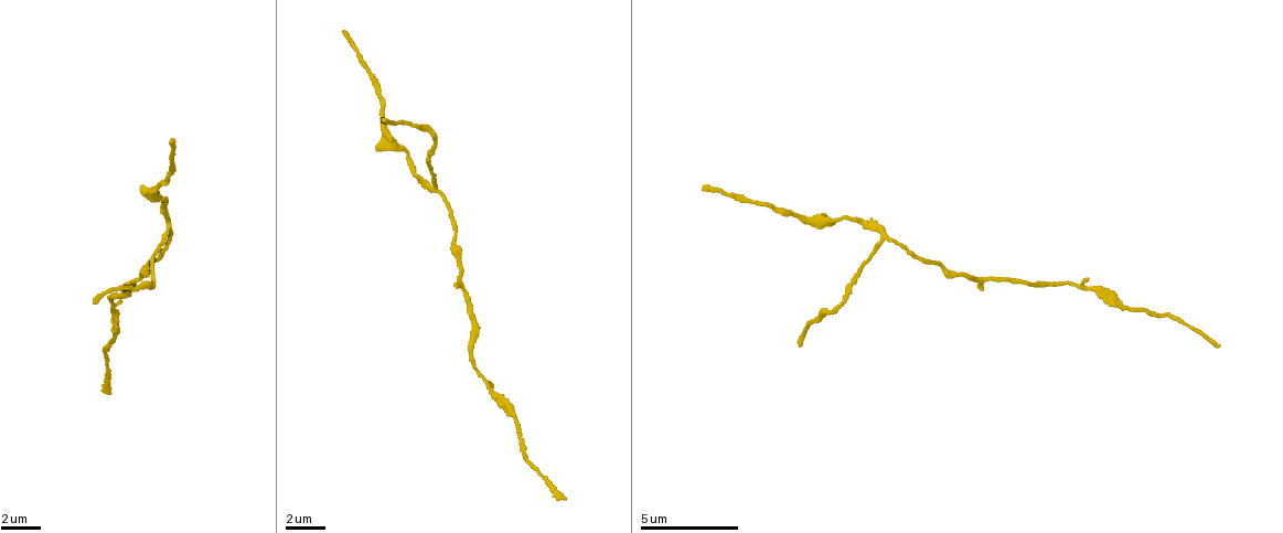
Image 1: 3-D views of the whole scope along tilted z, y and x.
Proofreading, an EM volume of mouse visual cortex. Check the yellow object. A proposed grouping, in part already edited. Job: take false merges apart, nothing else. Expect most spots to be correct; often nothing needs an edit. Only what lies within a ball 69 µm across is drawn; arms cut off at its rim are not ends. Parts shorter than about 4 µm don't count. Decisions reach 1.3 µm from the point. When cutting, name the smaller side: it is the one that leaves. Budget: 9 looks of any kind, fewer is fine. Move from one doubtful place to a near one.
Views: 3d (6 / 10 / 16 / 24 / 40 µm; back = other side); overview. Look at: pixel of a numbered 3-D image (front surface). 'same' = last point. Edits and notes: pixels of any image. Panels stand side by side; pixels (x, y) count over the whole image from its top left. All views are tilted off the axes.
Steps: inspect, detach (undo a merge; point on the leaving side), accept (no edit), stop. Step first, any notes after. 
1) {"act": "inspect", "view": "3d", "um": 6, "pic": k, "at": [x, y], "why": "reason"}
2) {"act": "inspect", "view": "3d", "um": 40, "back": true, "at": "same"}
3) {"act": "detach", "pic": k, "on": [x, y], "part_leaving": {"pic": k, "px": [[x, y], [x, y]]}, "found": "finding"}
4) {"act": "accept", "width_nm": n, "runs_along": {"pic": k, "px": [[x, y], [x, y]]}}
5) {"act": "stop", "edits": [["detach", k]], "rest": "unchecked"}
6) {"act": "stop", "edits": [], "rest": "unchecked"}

{"act": "inspect", "view": "3d", "um": 10, "pic": 1, "at": [110, 310], "why": "calibre changes"}

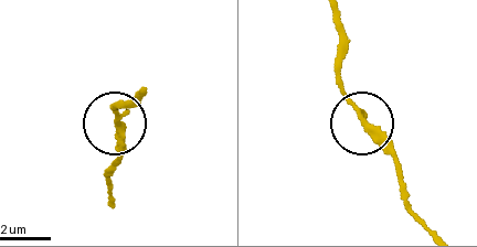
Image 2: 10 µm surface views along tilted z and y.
{"act": "accept", "width_nm": 230, "found": "all the same cell"}

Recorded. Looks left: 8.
{"act": "inspect", "view": "3d", "um": 16, "pic": 1, "at": [883, 236], "why": "three arms meet"}

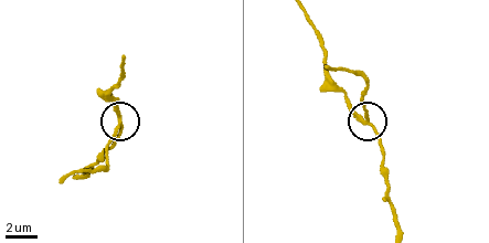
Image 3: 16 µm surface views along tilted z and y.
{"act": "inspect", "view": "3d", "um": 16, "back": true, "at": "same", "why": "from behind"}

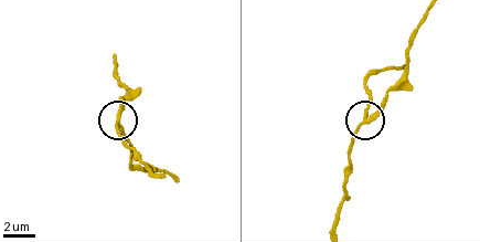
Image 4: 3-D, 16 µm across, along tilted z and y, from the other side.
{"act": "detach", "pic": 4, "on": [370, 104], "width_nm": 210, "part_leaving": {"pic": 4, "px": [[118, 122], [135, 167], [168, 171], [178, 179]]}, "found": "a second cell is stuck on"}

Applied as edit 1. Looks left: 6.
{"act": "inspect", "view": "overview", "why": "redraw"}

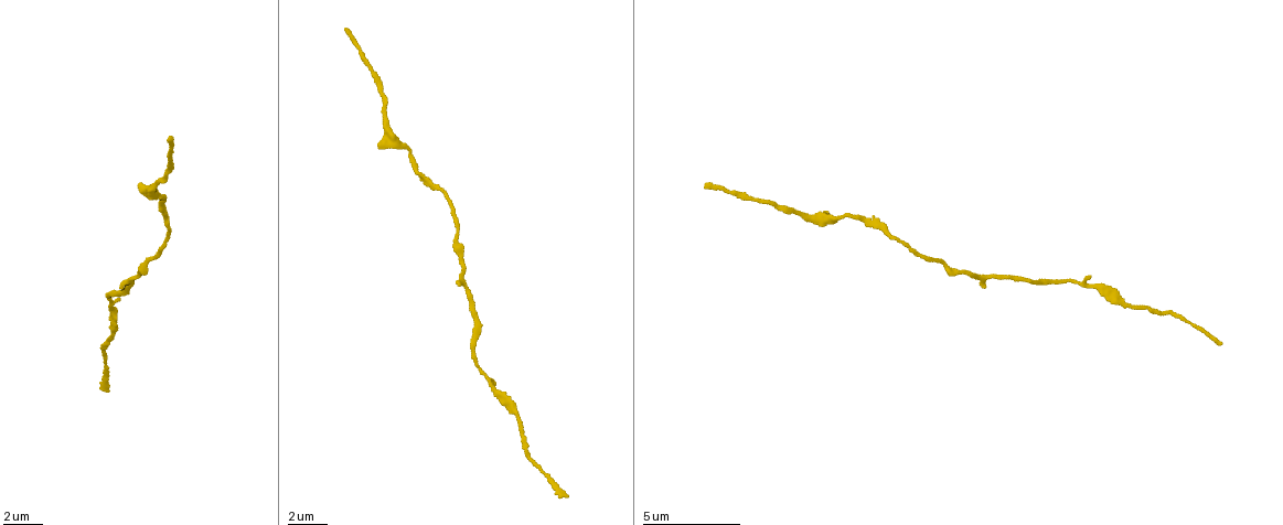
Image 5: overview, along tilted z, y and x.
{"act": "inspect", "view": "3d", "um": 10, "pic": 5, "at": [460, 261]}

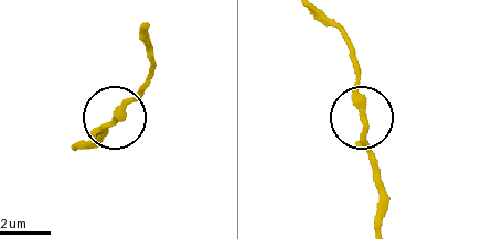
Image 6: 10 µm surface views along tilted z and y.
{"act": "accept", "width_nm": 240, "found": "one cell here"}

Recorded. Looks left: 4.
{"act": "inspect", "view": "3d", "um": 16, "pic": 5, "at": [799, 212], "why": "sudden change in width"}

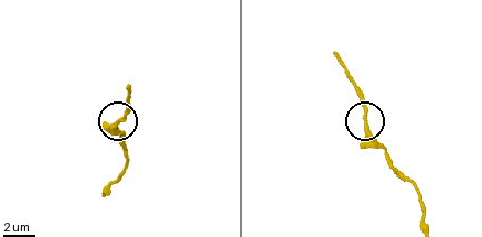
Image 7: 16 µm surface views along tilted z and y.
{"act": "accept", "runs_along": {"pic": 7, "px": [[103, 191], [127, 163], [124, 133], [115, 125], [129, 107]]}, "found": "all the same cell"}

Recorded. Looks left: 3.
{"act": "stop", "edits": [["detach", 4]], "rest": "unchecked"}

